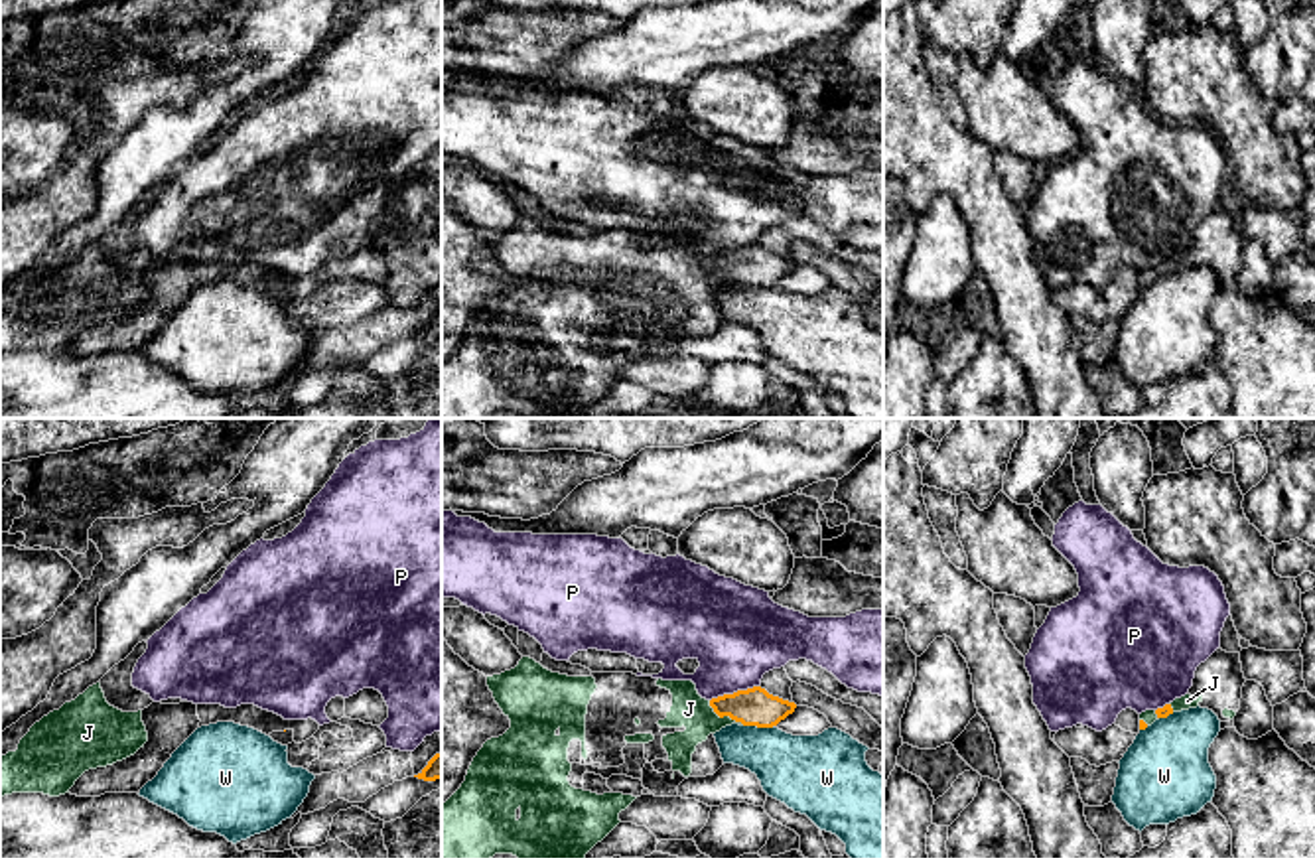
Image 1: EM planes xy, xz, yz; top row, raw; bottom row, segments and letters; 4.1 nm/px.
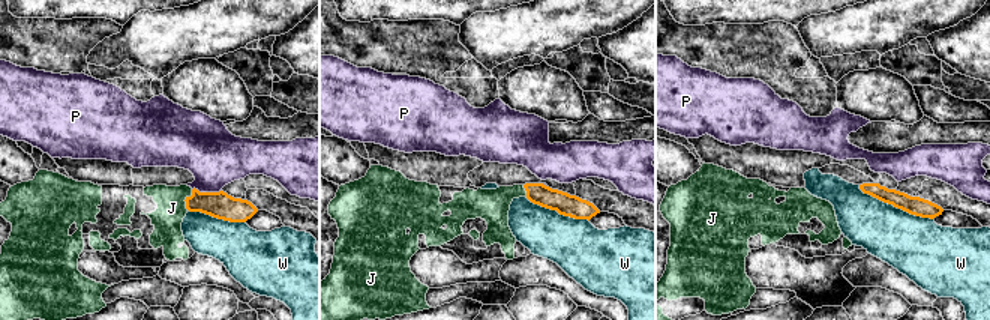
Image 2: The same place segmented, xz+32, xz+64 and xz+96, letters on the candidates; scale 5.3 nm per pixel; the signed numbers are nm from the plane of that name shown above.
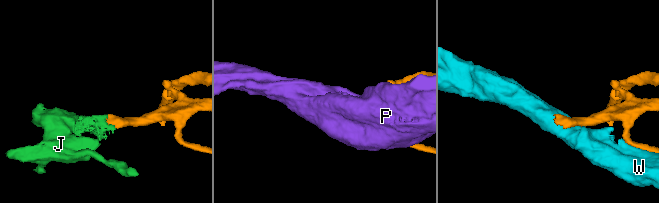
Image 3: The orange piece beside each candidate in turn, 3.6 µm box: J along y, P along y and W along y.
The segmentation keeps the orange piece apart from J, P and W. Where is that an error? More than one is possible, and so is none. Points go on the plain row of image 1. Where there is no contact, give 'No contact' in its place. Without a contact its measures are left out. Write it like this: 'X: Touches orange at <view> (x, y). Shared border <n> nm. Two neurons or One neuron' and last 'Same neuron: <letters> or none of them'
J: Touches orange at xz (724, 273). Shared border 180 nm. One neuron
P: Touches orange at xz (734, 251). Shared border 220 nm. Two neurons
W: Touches orange at xz (760, 285). Shared border 130 nm. Two neurons
Same neuron: J

